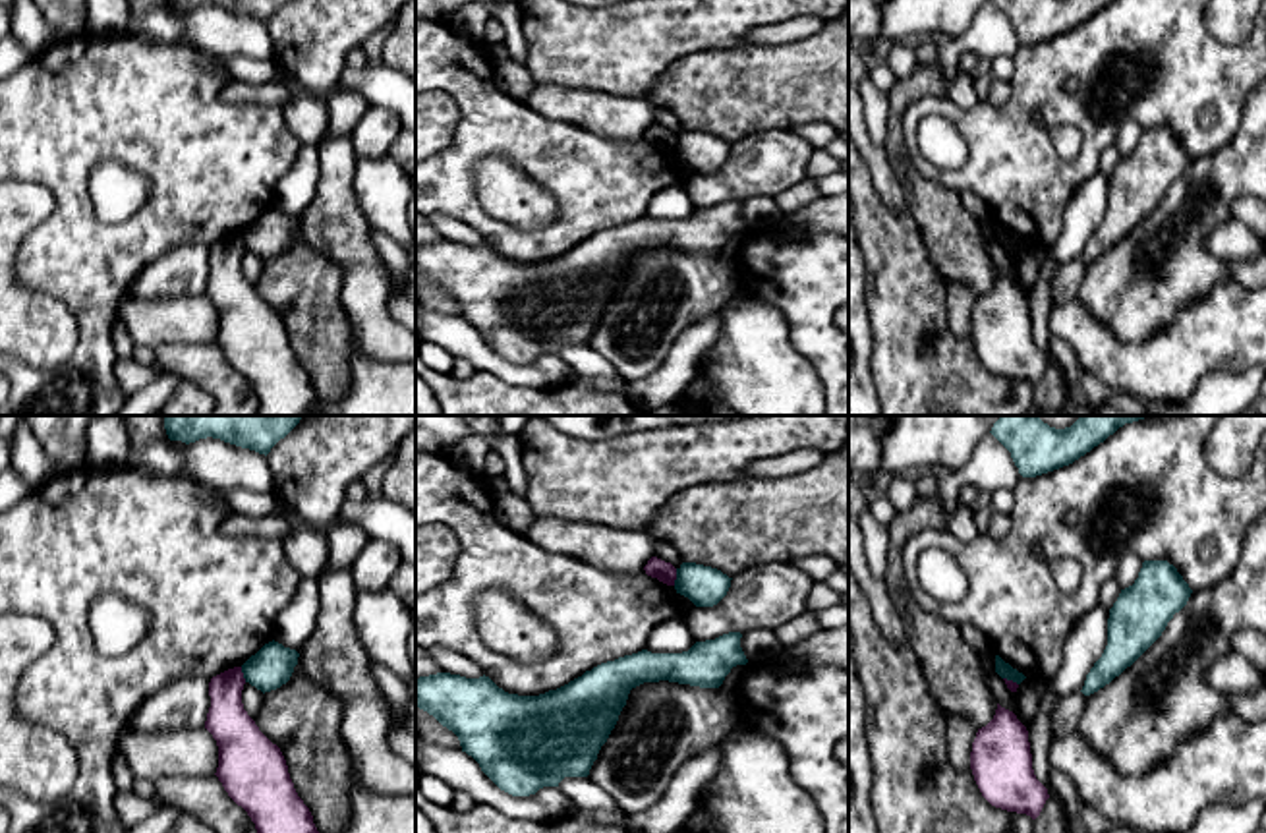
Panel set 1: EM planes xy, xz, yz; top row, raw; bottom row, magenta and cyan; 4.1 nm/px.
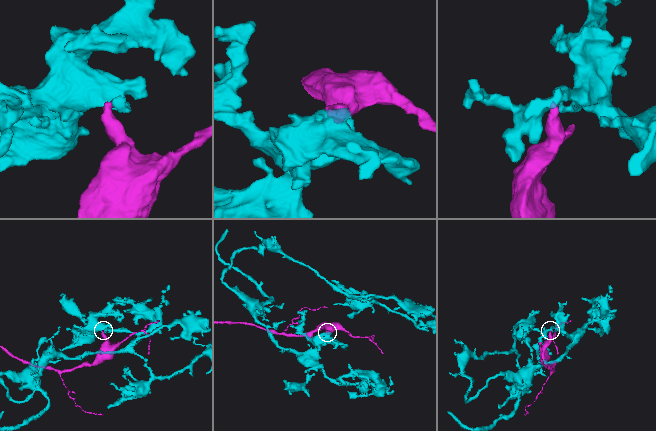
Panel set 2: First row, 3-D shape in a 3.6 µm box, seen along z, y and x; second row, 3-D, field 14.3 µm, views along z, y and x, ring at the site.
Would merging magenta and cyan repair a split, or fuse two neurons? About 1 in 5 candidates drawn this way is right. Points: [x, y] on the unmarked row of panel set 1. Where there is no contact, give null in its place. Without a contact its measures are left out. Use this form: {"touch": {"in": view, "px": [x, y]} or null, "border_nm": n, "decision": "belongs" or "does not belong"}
{"touch": {"in": "xz", "px": [675, 143]}, "border_nm": 70, "decision": "does not belong"}

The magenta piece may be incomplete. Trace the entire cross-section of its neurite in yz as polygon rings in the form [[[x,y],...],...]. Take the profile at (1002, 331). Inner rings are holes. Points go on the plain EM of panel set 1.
[[[999,271],[993,286],[976,300],[970,336],[982,363],[995,375],[1036,387],[1050,365],[1032,336],[1026,294]]]

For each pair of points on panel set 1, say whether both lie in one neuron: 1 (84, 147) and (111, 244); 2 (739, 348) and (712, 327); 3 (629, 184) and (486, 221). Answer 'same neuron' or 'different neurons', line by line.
1: same neuron
2: different neurons
3: same neuron

